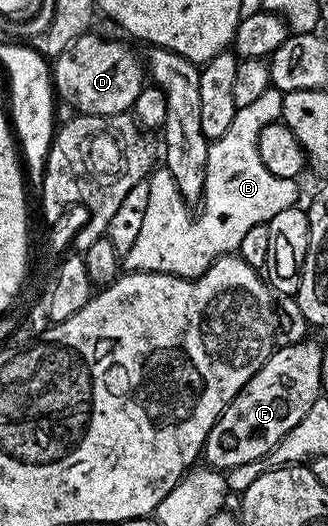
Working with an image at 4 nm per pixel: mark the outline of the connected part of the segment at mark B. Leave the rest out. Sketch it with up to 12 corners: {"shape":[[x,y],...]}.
{"shape":[[270,87],[210,144],[194,219],[171,171],[147,178],[131,273],[192,277],[298,204],[263,167]]}

